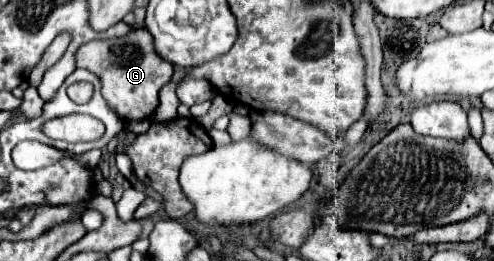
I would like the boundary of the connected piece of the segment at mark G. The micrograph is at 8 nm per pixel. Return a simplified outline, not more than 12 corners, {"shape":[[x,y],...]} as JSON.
{"shape":[[147,29],[89,41],[75,63],[99,77],[123,123],[155,115],[173,65]]}

